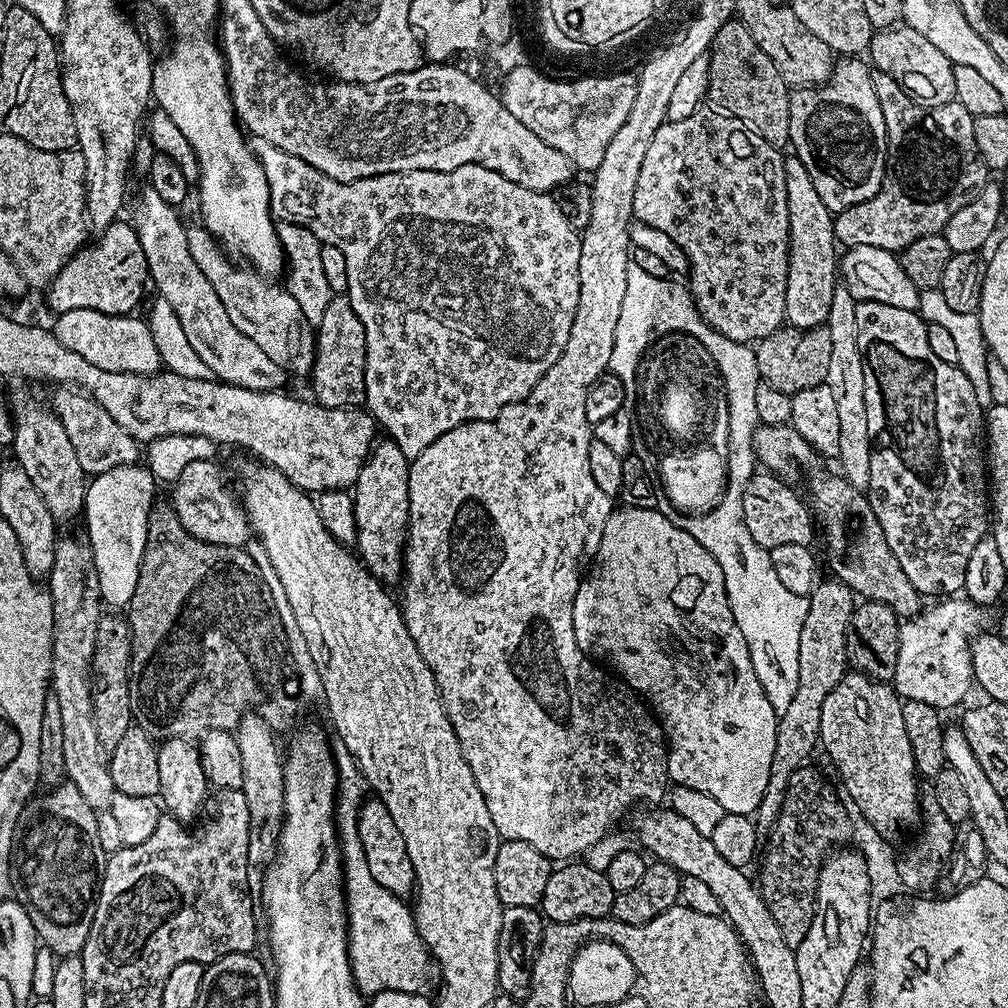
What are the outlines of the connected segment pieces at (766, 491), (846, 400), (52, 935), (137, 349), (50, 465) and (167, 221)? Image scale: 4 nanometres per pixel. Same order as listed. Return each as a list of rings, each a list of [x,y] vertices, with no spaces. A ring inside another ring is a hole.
[[[767,470],[757,471],[746,482],[746,490],[742,494],[742,514],[746,522],[746,530],[750,530],[750,538],[754,542],[761,544],[763,548],[772,549],[774,546],[802,546],[811,545],[812,524],[814,528],[814,516],[810,511],[809,505],[800,501],[800,496],[788,484],[783,484],[779,475],[773,474]]]
[[[837,287],[834,302],[830,302],[826,325],[830,330],[830,374],[826,382],[834,394],[834,406],[838,409],[839,471],[855,488],[864,490],[870,482],[872,435],[870,426],[866,426],[866,378],[862,374],[862,354],[858,354],[857,303],[850,290]]]
[[[66,780],[49,792],[33,796],[23,808],[16,827],[10,874],[14,896],[29,915],[39,943],[58,958],[79,955],[93,924],[96,893],[108,857],[98,839],[96,813],[78,788]]]
[[[70,310],[55,317],[54,331],[58,342],[62,342],[66,350],[82,354],[86,362],[94,362],[94,366],[101,370],[150,376],[162,368],[158,346],[154,346],[154,334],[150,334],[147,323],[136,318],[132,314],[111,316],[98,310]]]
[[[28,392],[11,393],[10,411],[13,426],[10,451],[16,455],[15,463],[34,482],[38,494],[42,494],[42,502],[46,502],[46,510],[50,510],[57,525],[79,521],[86,502],[89,477],[74,454],[74,446],[62,422],[45,401],[43,404],[35,400]]]
[[[145,187],[143,191],[136,204],[134,227],[146,254],[150,284],[160,291],[157,292],[159,299],[170,302],[174,314],[178,314],[178,322],[182,322],[182,331],[186,333],[190,346],[194,346],[194,354],[198,354],[198,358],[206,362],[209,373],[223,383],[255,392],[283,389],[284,368],[270,359],[251,338],[246,338],[234,322],[230,322],[218,294],[214,294],[214,286],[206,282],[206,274],[202,274],[198,262],[194,262],[190,255],[190,242],[186,242],[188,230],[185,221],[180,221],[176,213],[179,211],[162,202],[154,189]]]

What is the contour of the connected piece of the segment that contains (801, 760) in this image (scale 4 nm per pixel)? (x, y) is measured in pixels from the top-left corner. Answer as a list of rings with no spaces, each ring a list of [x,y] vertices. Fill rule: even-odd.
[[[835,578],[821,579],[812,589],[808,597],[806,622],[802,622],[802,630],[798,638],[798,691],[790,702],[789,709],[779,713],[776,721],[776,741],[774,742],[774,758],[770,762],[770,782],[766,782],[766,794],[762,794],[762,802],[754,813],[756,831],[760,834],[771,833],[776,825],[778,814],[782,810],[782,802],[786,798],[786,790],[790,786],[790,774],[794,770],[805,767],[812,756],[812,751],[817,751],[820,743],[820,723],[822,722],[822,702],[826,702],[826,694],[842,682],[842,678],[849,671],[846,658],[846,630],[850,626],[852,612],[856,609],[857,601],[851,588],[847,588],[842,581]]]

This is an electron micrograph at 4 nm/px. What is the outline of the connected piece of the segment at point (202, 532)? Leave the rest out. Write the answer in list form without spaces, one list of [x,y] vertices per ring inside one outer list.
[[[215,459],[190,462],[190,466],[186,466],[186,470],[182,470],[180,477],[171,485],[172,497],[170,497],[170,503],[176,512],[176,517],[182,522],[182,526],[187,532],[194,534],[194,538],[198,538],[207,544],[221,544],[227,548],[244,548],[247,545],[248,536],[250,540],[248,515],[245,514],[237,493],[233,489],[232,493],[224,485],[224,480],[220,477],[220,468],[216,463]]]

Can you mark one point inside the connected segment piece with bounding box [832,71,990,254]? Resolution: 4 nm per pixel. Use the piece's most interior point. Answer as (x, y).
(933, 169)

